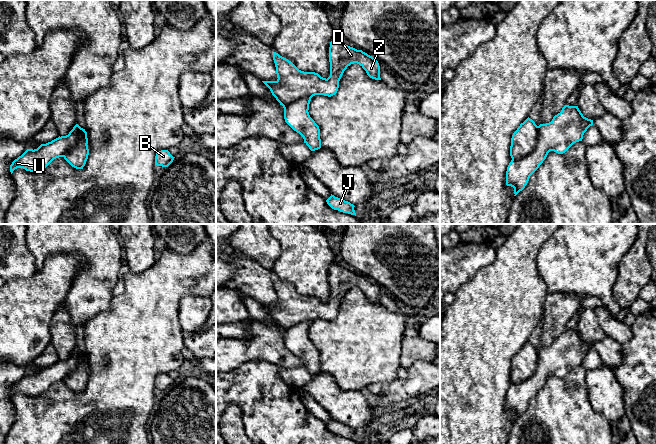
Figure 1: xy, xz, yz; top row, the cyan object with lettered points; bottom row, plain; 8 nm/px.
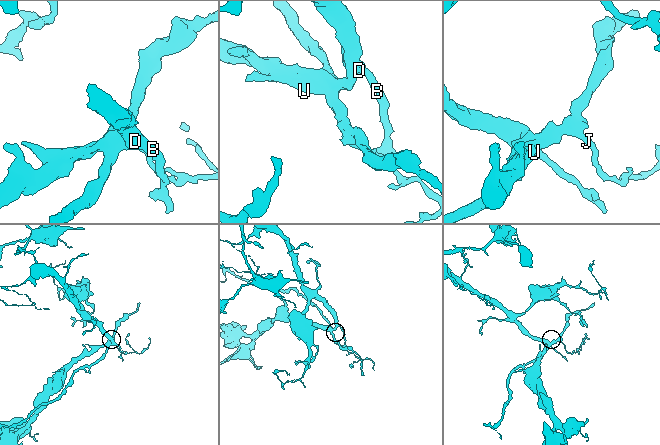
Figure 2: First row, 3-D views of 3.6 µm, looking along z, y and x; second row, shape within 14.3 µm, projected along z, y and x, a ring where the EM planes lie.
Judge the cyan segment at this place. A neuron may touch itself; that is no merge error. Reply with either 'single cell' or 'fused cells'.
fused cells

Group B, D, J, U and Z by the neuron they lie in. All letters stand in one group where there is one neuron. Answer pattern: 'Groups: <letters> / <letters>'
Groups: B D U Z / J

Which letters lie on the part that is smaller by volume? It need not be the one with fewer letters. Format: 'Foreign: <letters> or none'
Foreign: J

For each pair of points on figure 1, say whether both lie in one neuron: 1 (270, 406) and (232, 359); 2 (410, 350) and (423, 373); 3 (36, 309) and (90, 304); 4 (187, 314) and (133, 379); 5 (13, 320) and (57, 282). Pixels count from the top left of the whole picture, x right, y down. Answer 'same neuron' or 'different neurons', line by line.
1: different neurons
2: different neurons
3: different neurons
4: different neurons
5: same neuron

